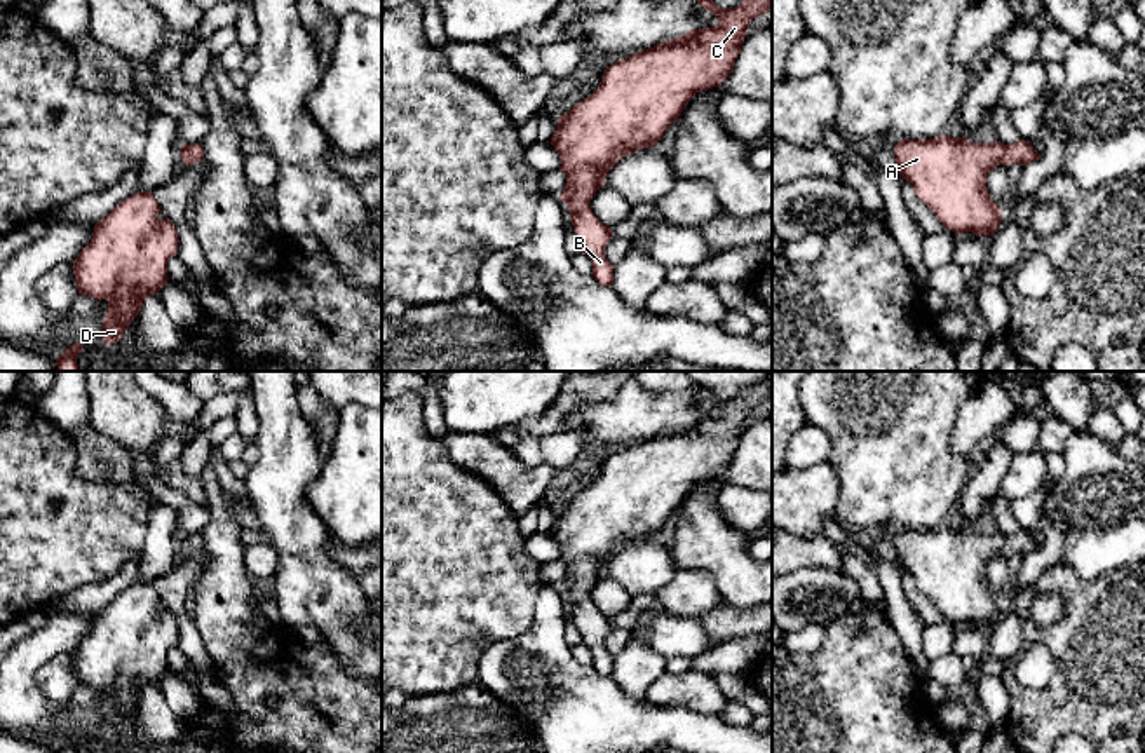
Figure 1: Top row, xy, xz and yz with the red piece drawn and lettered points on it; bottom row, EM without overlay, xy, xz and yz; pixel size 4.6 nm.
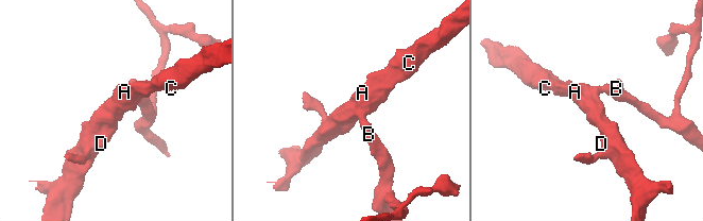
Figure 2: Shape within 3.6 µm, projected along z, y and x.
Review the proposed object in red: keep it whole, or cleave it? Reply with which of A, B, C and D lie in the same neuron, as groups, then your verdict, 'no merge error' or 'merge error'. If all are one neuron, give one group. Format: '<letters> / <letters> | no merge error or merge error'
A B C D | no merge error

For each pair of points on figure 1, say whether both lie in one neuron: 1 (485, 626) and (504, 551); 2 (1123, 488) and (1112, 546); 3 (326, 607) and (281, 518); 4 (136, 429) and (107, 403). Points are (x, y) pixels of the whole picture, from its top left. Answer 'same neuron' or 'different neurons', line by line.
1: same neuron
2: same neuron
3: same neuron
4: same neuron

